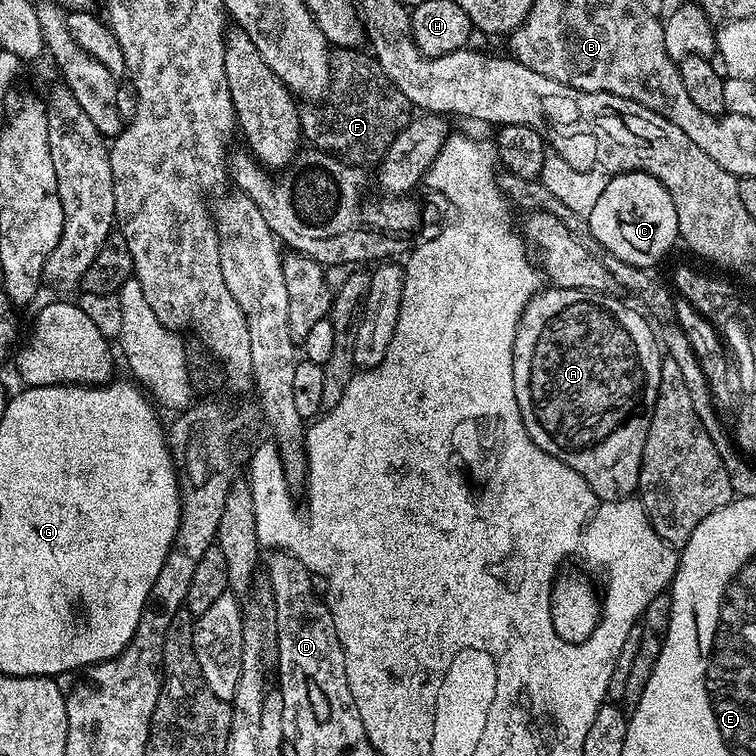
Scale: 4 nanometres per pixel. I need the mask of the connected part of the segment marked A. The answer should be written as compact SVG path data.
M545 287L532 297L532 301L524 308L522 318L516 327L514 338L514 398L518 398L518 410L522 414L522 422L526 426L526 434L546 454L558 458L570 470L582 474L586 482L594 490L600 500L623 500L631 497L640 487L640 463L642 450L646 446L646 434L650 430L650 418L654 414L654 402L658 398L658 378L660 377L660 362L662 348L658 336L652 333L649 321L643 315L639 316L632 308L627 308L620 300L611 300L611 295L598 292L579 292L573 288Z

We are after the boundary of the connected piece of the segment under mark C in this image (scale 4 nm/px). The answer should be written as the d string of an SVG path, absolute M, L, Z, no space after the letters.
M645 172L615 173L609 179L608 185L599 195L598 202L590 210L586 219L594 238L605 253L609 252L612 260L621 260L639 268L655 269L655 264L680 240L678 210L674 206L674 198L670 198L666 186L662 186L662 182L658 182L658 178Z

